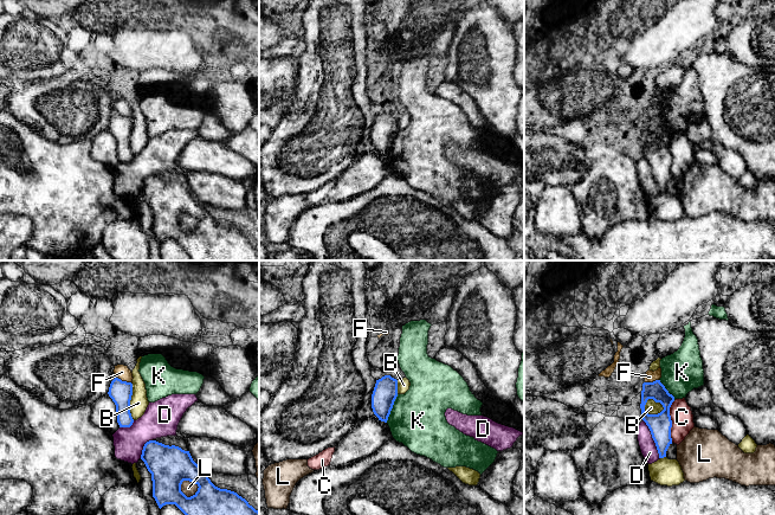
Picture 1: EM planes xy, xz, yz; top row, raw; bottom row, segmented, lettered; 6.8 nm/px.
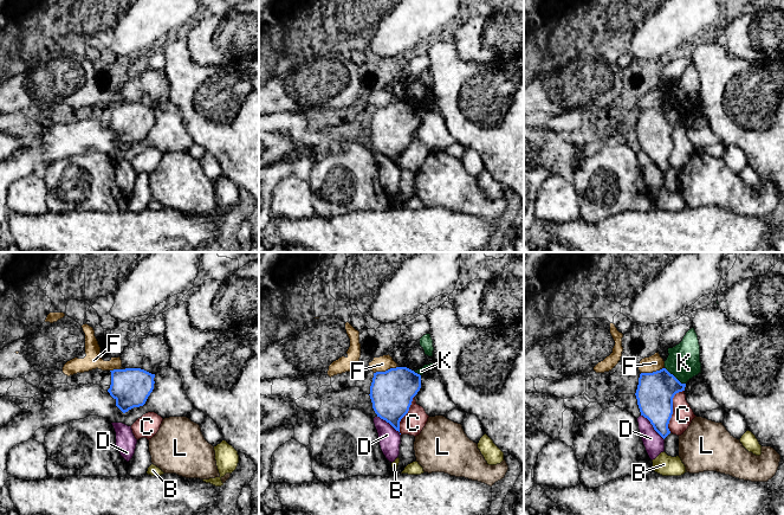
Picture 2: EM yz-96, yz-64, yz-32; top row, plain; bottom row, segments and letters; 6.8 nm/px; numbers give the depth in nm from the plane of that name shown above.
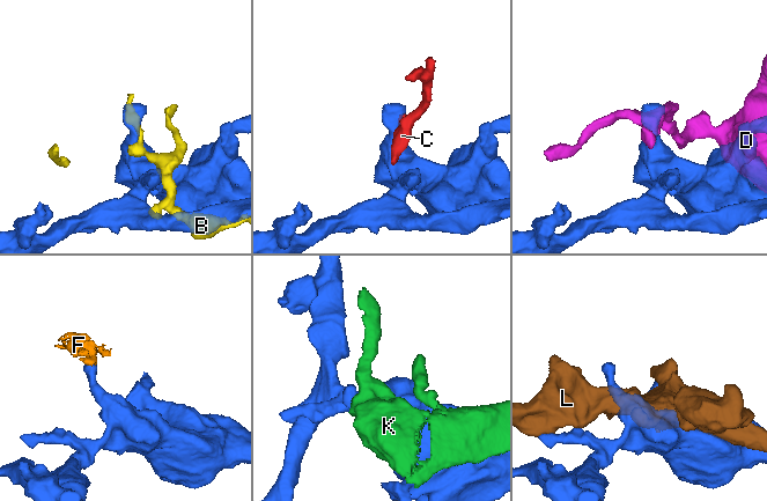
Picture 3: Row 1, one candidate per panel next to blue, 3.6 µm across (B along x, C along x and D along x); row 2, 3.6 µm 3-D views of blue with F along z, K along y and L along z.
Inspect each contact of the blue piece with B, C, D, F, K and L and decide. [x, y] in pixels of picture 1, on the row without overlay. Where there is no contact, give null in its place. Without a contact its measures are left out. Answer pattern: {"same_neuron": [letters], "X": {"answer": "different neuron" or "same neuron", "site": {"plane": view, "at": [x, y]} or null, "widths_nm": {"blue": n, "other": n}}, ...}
{"same_neuron": [], "B": {"answer": "different neuron", "site": {"plane": "yz", "at": [652, 149]}, "widths_nm": {"blue": 150, "other": 90}}, "C": {"answer": "different neuron", "site": {"plane": "yz", "at": [671, 156]}, "widths_nm": {"blue": 150, "other": 150}}, "D": {"answer": "different neuron", "site": {"plane": "yz", "at": [653, 174]}, "widths_nm": {"blue": 150, "other": 110}}, "F": {"answer": "different neuron", "site": {"plane": "xy", "at": [123, 116]}, "widths_nm": {"blue": 150, "other": 100}}, "K": {"answer": "different neuron", "site": {"plane": "xz", "at": [392, 142]}, "widths_nm": {"blue": 160, "other": 380}}, "L": {"answer": "different neuron", "site": {"plane": "xy", "at": [191, 231]}, "widths_nm": {"blue": 400, "other": 100}}}

